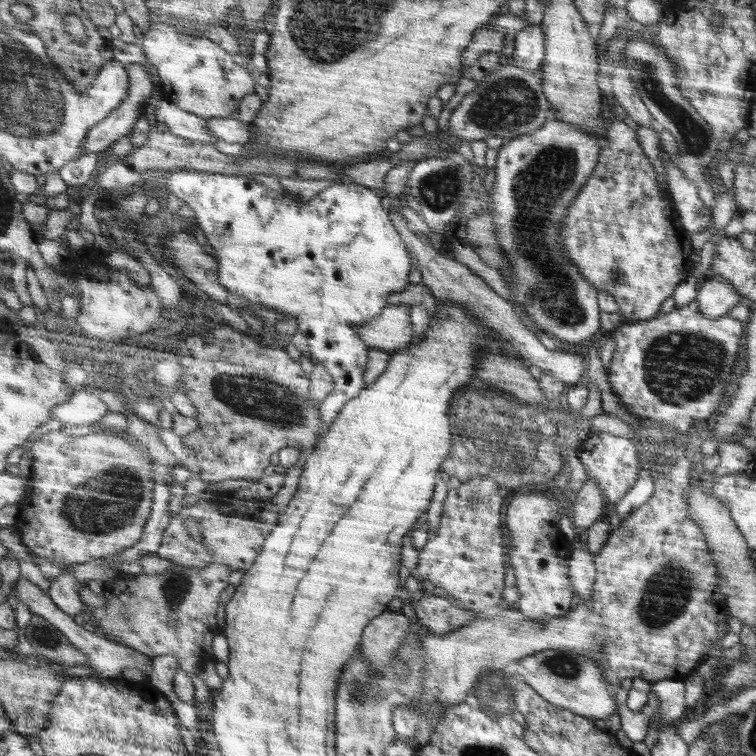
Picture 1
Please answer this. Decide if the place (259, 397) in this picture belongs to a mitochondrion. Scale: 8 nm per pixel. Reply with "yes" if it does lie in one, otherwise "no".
yes

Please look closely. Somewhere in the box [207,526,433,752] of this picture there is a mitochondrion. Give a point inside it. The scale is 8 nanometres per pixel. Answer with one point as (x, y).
(358, 687)

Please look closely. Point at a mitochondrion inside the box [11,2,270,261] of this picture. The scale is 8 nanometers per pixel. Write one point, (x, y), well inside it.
(72, 73)

